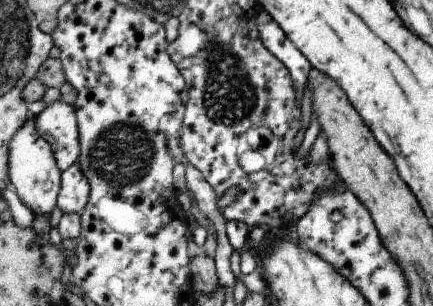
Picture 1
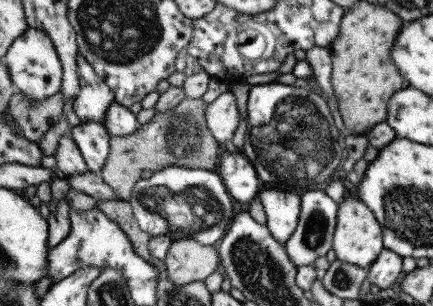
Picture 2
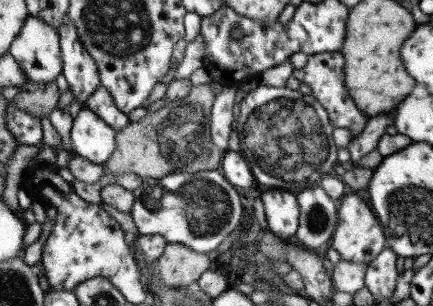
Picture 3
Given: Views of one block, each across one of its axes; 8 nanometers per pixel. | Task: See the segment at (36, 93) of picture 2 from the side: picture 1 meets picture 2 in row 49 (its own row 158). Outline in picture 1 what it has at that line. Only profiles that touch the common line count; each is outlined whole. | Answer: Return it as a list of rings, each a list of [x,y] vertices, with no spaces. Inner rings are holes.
[[[35,118],[19,130],[19,136],[11,144],[11,182],[19,200],[27,206],[33,218],[51,218],[53,210],[59,208],[59,196],[63,194],[63,172],[55,160],[55,148],[43,140],[35,128]]]

